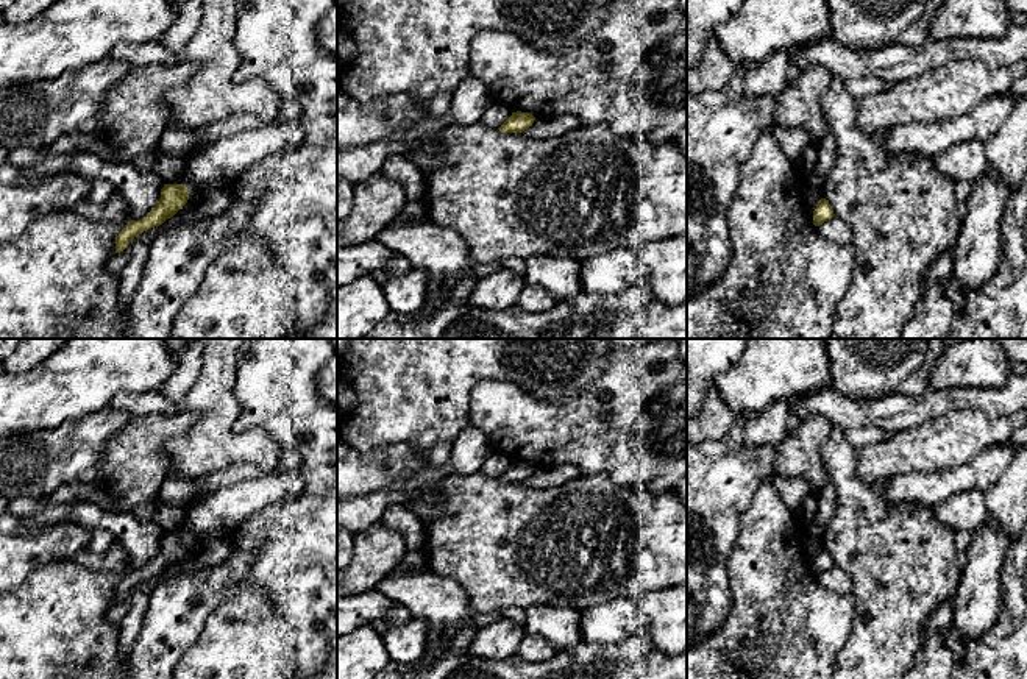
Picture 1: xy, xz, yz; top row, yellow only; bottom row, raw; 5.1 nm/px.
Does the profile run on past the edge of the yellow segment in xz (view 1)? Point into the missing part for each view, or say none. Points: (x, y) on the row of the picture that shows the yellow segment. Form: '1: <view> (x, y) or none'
1: none

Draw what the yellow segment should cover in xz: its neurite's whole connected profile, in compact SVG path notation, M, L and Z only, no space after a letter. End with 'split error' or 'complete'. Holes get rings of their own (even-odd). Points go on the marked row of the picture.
M512 112L512 116L498 128L501 133L523 133L532 126L535 117L529 112Z; complete

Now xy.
M164 184L158 204L142 219L131 220L115 237L115 253L123 251L128 244L144 231L162 225L173 217L189 200L184 184Z; complete

